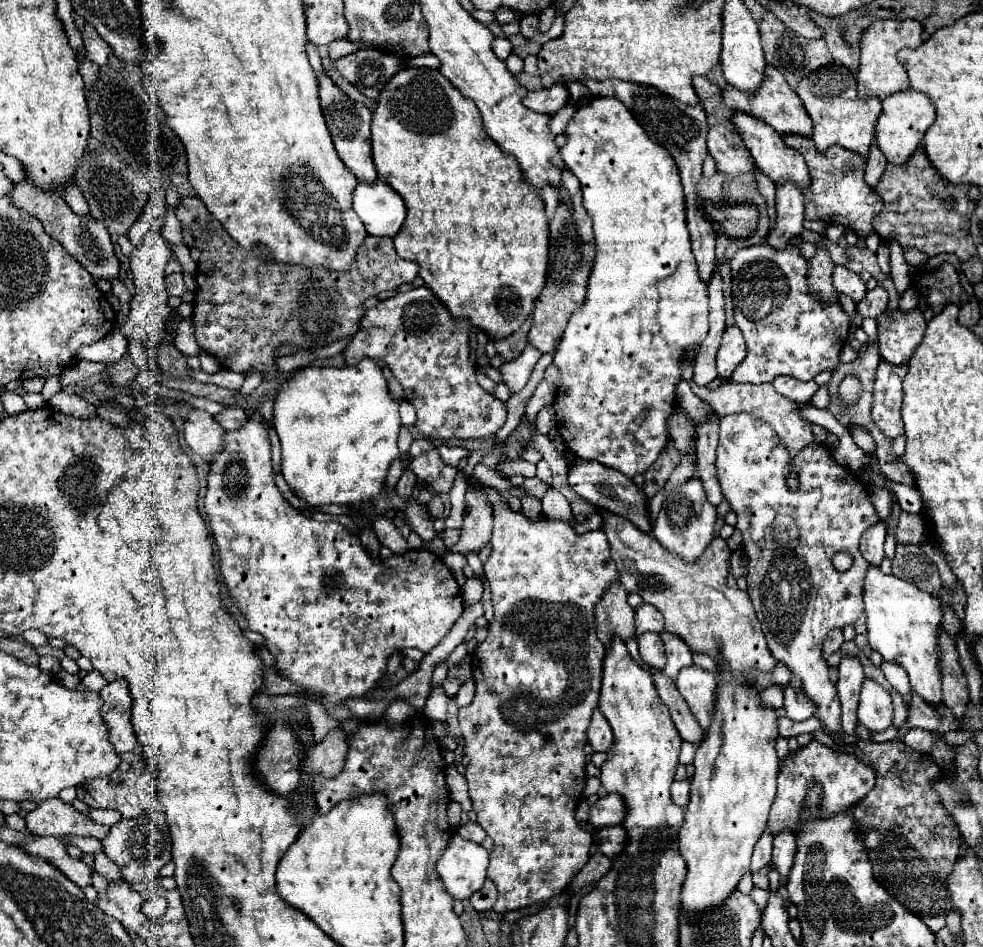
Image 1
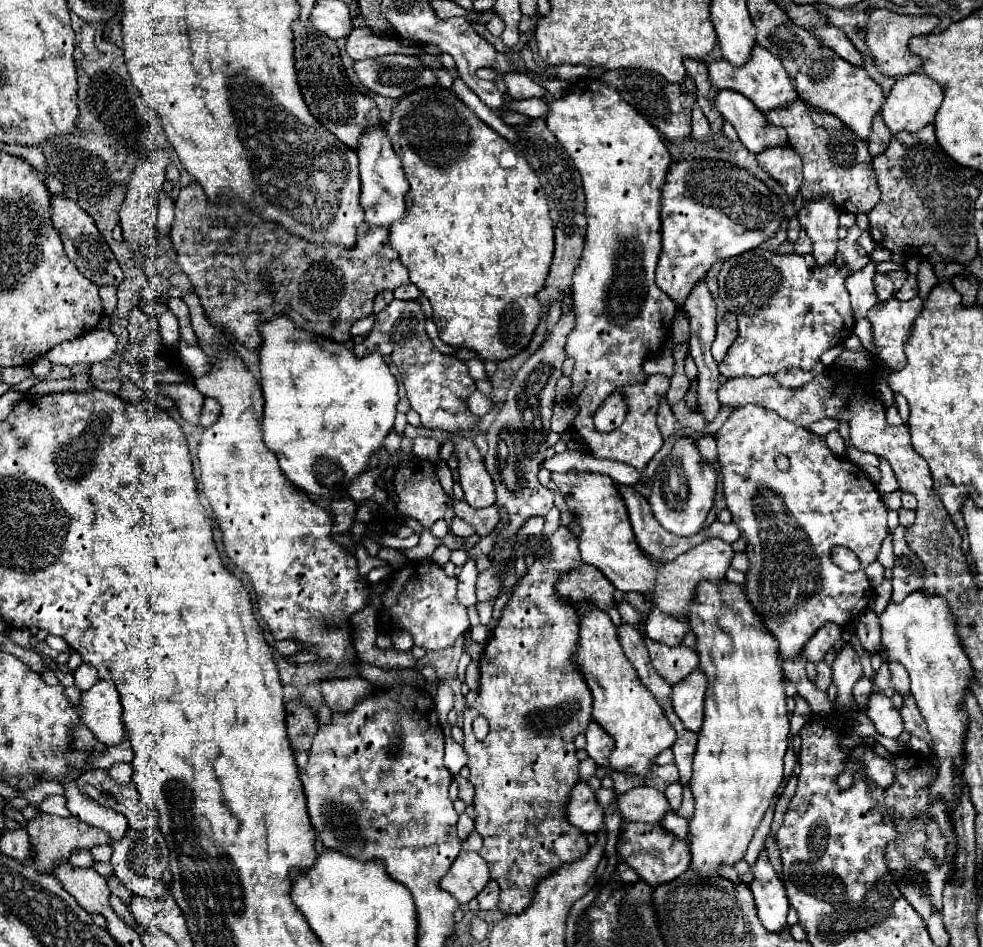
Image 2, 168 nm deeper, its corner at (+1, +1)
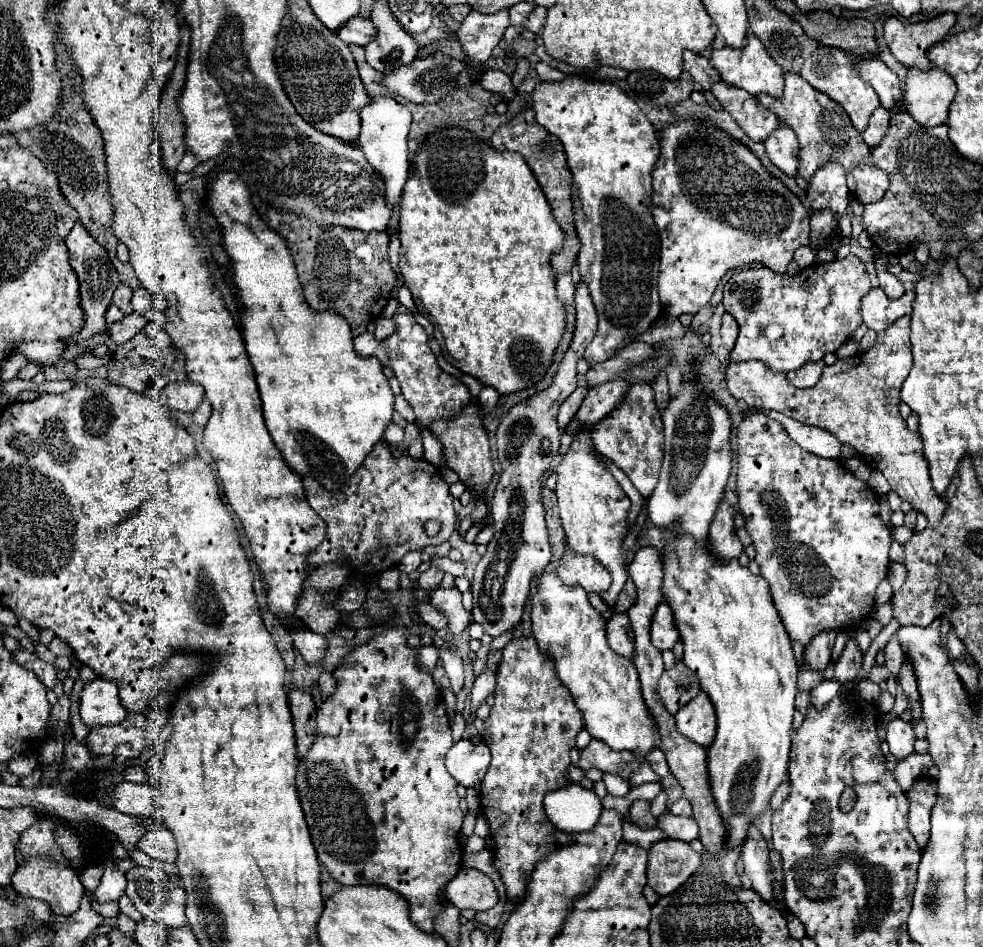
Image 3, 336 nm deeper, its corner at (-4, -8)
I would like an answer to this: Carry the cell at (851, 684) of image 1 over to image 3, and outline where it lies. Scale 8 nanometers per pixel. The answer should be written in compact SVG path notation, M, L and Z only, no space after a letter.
M850 639L846 643L846 649L842 651L840 659L834 665L836 681L838 683L854 683L854 681L858 681L860 669L862 669L862 651L858 649L856 641Z

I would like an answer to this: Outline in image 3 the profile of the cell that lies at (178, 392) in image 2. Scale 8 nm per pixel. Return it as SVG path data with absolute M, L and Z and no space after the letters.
M180 381L180 383L168 383L158 395L158 401L170 409L184 411L184 413L194 413L196 407L204 401L204 391L200 385L190 383L190 381Z

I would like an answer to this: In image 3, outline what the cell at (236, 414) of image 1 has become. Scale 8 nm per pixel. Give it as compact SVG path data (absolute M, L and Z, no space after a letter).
M204 399L202 401L202 405L194 411L194 423L198 423L198 425L206 425L208 423L208 419L210 419L210 415L212 415L212 405Z

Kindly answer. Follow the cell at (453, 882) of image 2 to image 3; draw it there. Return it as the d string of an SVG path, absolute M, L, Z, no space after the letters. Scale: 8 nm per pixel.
M464 867L448 885L446 899L458 909L486 911L496 905L498 895L492 879L478 869Z

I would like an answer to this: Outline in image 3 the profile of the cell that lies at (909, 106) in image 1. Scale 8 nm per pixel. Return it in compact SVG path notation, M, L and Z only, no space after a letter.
M910 69L904 87L902 109L922 127L936 127L946 123L948 107L956 95L956 85L950 75L940 69L920 71Z

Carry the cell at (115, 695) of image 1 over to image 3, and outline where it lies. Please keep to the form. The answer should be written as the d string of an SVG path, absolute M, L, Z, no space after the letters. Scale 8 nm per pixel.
M102 677L84 685L80 693L80 717L88 729L122 723L126 711L118 697L118 687Z

